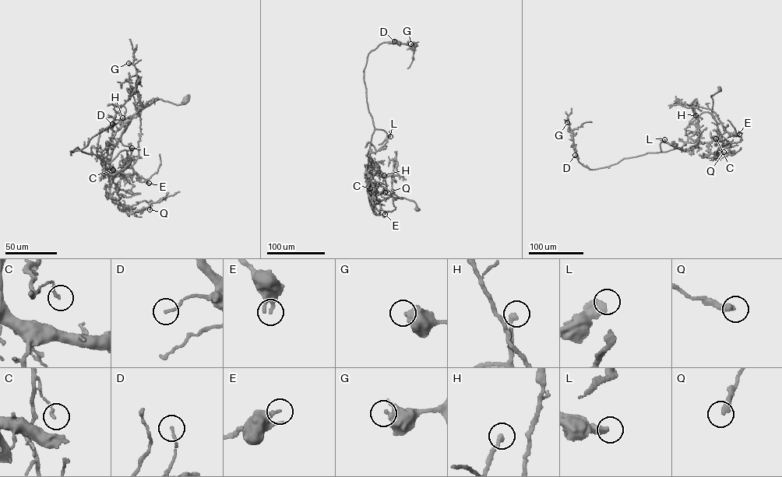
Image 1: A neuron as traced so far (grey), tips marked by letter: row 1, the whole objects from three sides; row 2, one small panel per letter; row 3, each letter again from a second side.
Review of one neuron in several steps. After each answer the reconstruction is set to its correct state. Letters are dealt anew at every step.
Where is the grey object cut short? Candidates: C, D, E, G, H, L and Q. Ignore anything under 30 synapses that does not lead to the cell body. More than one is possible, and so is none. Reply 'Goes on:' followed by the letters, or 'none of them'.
Goes on: H, L

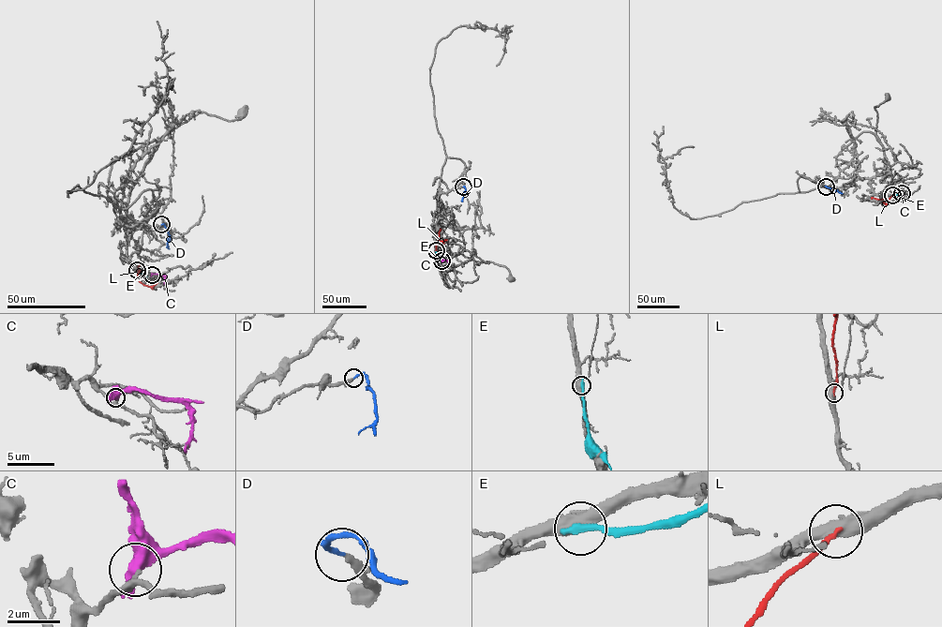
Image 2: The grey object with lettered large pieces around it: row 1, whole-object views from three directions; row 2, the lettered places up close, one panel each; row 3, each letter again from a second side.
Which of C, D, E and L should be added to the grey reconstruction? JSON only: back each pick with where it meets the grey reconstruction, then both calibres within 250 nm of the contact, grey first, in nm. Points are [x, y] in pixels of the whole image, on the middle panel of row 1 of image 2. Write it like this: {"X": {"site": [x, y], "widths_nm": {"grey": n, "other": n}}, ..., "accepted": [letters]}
{"D": {"site": [463, 186], "widths_nm": {"grey": 220, "other": 140}}, "accepted": ["D"]}

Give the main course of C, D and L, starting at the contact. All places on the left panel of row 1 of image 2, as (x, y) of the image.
C: (152, 275), (161, 275), (163, 284)
D: (161, 224), (168, 231), (169, 248)
L: (137, 270), (138, 276), (139, 263)

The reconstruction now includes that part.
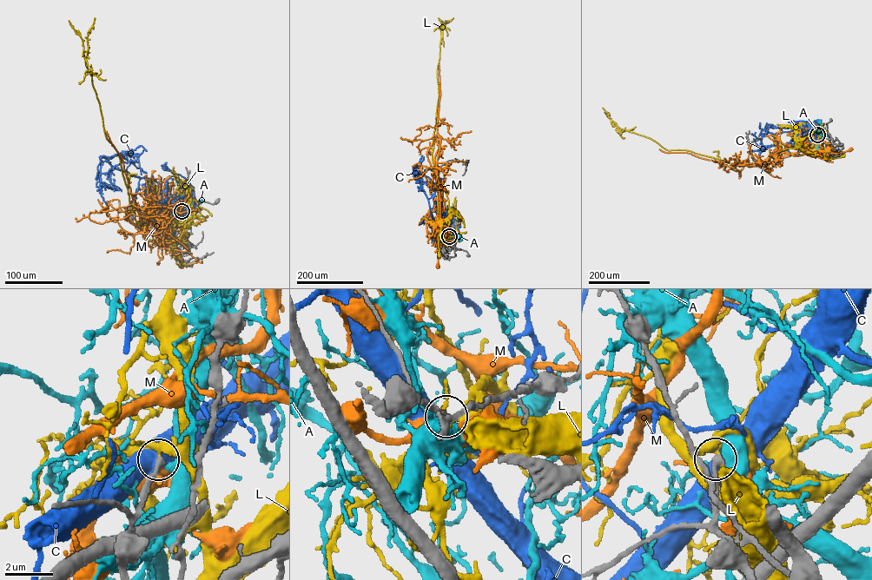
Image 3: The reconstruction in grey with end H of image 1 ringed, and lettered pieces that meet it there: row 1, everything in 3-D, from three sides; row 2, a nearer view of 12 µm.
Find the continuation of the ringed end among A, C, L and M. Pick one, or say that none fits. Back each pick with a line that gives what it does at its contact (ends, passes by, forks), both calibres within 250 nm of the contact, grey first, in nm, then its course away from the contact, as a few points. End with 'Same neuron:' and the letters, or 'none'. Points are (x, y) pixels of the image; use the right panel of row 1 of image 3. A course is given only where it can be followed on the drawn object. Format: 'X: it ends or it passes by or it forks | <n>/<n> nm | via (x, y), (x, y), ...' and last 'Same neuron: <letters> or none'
Same neuron: none

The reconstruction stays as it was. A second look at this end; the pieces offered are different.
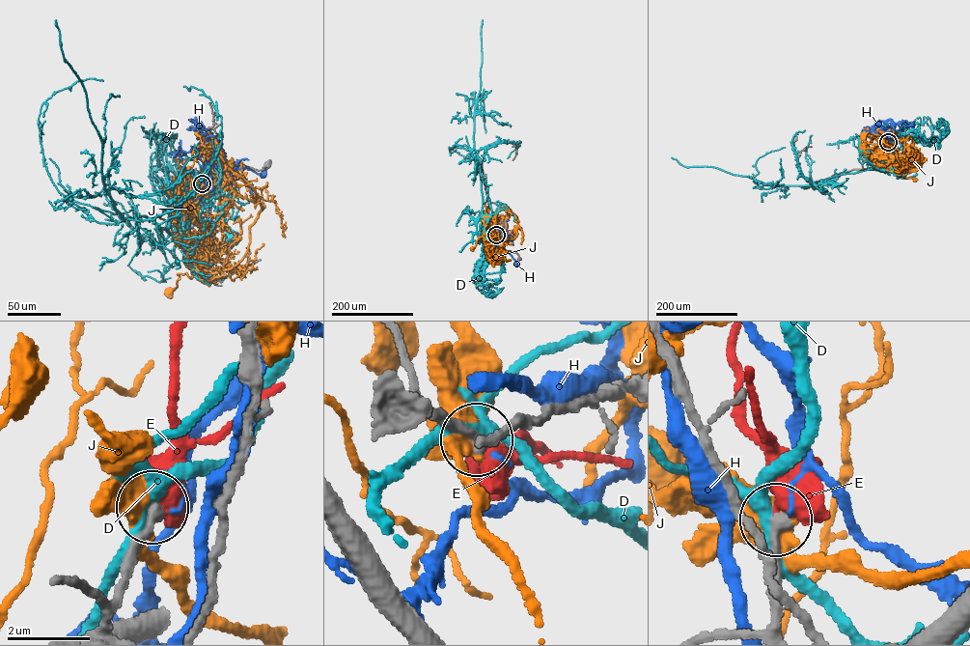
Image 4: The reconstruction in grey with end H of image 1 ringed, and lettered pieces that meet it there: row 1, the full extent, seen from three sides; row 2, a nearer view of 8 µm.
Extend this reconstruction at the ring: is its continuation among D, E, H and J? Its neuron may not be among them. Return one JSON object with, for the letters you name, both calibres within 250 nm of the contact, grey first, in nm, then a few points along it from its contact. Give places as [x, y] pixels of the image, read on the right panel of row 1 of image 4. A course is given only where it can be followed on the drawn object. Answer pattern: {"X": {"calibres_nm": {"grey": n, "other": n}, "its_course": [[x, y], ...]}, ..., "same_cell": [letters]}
{"E": {"calibres_nm": {"grey": 280, "other": 500}}, "same_cell": ["E"]}

